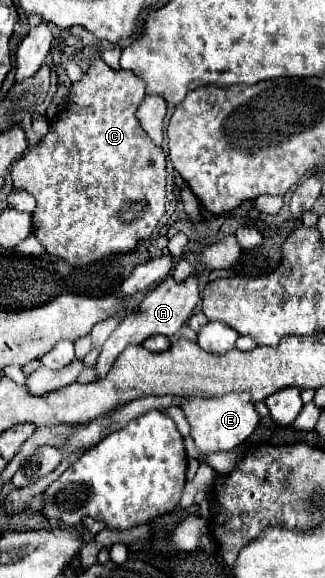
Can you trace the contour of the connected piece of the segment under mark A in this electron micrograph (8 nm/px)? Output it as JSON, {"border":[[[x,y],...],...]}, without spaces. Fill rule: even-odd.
{"border":[[[168,277],[164,283],[160,283],[158,287],[154,287],[144,301],[140,303],[140,307],[136,307],[136,311],[128,313],[128,317],[124,317],[118,325],[118,329],[108,337],[108,341],[104,343],[98,361],[94,365],[96,371],[96,379],[102,379],[108,369],[112,367],[112,363],[116,361],[116,357],[128,347],[128,345],[142,345],[146,339],[154,337],[154,335],[176,335],[180,331],[180,327],[190,319],[196,303],[198,303],[198,277],[188,277],[188,281],[184,281],[184,285],[176,285],[176,281],[172,277]]]}

